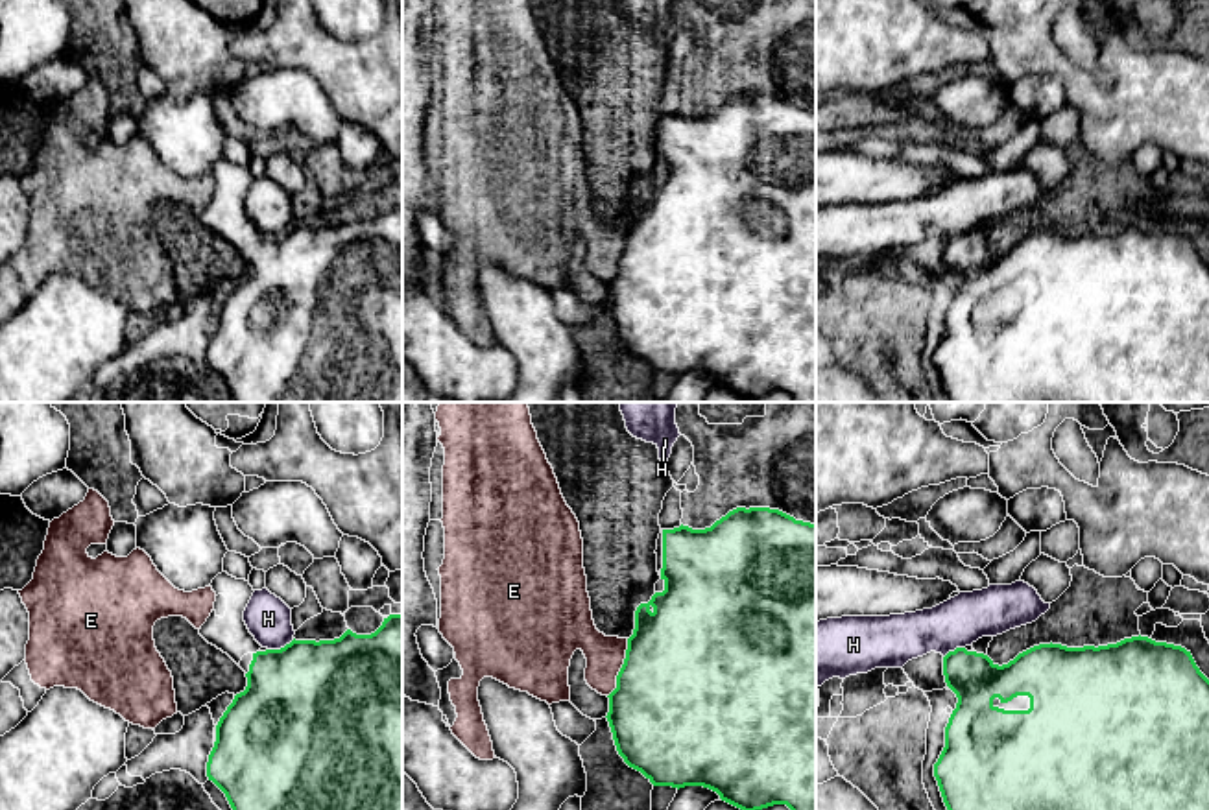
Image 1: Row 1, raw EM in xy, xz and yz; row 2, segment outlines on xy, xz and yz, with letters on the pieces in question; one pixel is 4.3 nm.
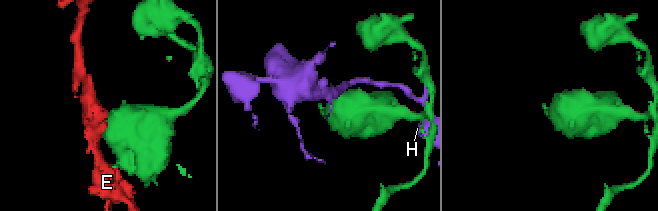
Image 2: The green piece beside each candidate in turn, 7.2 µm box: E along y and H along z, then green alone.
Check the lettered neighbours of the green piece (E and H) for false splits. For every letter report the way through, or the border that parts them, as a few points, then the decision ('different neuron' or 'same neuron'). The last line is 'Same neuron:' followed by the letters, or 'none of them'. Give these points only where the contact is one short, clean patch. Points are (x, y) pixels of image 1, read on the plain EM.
E: different neuron
H: different neuron
Same neuron: none of them

